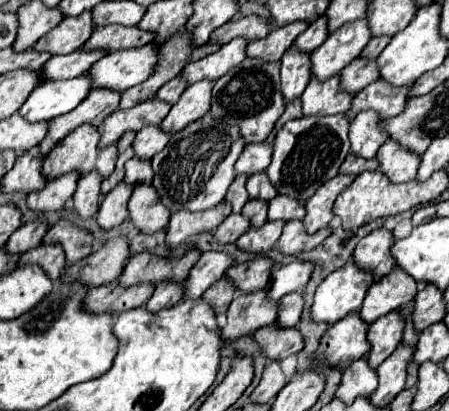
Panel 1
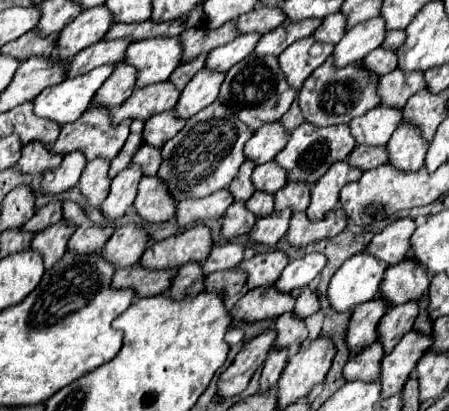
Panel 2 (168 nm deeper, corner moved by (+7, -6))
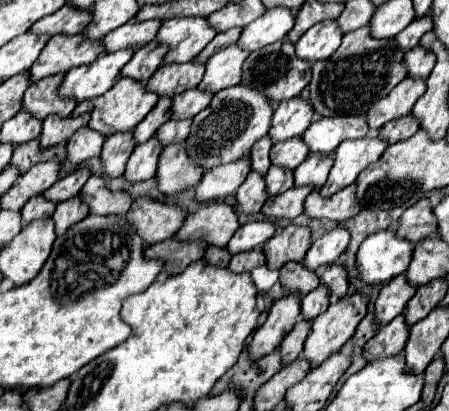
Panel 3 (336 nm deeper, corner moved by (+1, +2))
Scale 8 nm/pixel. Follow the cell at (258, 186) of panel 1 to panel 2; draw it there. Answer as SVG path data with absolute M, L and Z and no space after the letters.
M273 160L259 164L253 170L253 184L255 190L265 190L269 194L275 194L285 186L285 168L277 168Z

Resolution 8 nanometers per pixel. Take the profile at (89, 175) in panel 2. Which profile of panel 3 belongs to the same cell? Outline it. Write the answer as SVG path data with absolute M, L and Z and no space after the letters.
M133 132L107 136L103 150L101 150L101 166L109 178L119 178L125 172L125 164L135 148L135 142L131 140Z

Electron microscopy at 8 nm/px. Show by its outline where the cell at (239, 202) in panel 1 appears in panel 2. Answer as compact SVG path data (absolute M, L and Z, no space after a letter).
M245 160L243 166L239 168L239 174L235 176L235 180L231 182L229 190L233 192L233 198L235 200L249 200L255 192L253 188L253 182L251 182L251 172L255 168L255 162L253 160Z

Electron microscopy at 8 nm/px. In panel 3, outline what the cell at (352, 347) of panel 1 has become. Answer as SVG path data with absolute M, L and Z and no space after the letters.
M399 274L395 280L387 282L377 300L375 300L375 322L379 326L387 324L391 318L399 316L405 310L405 304L409 302L409 298L415 294L415 286L407 284L405 276Z

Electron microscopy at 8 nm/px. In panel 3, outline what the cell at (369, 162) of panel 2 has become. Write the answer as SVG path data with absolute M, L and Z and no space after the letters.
M409 114L409 116L403 116L403 120L393 120L385 124L379 130L379 138L385 140L387 144L397 144L401 140L411 138L417 130L419 130L419 124L415 124L415 120L411 120L411 114Z

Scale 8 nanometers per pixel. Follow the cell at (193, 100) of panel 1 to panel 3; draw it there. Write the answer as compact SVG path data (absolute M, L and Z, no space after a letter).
M237 44L227 46L213 54L205 64L205 74L201 84L197 86L203 92L219 92L223 88L239 84L241 76L241 64L249 56L249 52L243 52Z

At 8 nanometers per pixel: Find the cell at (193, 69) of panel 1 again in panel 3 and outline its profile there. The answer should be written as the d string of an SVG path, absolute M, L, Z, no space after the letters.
M271 8L259 20L243 28L237 46L247 52L253 52L257 48L263 48L271 42L285 38L285 34L293 28L293 24L295 24L295 16L291 16L287 8Z

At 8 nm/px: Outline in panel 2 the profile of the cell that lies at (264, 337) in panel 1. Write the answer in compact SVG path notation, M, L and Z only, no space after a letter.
M293 312L279 316L275 320L273 330L277 332L277 340L275 340L277 346L291 348L291 346L297 346L297 344L307 340L307 326L305 326L305 322L301 318L293 316Z

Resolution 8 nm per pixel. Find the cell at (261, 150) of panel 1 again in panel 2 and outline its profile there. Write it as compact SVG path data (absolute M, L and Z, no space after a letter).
M277 120L277 122L269 122L265 126L261 126L255 136L247 142L245 146L245 156L249 160L253 160L255 164L265 164L269 160L273 160L277 156L277 152L281 152L281 148L285 148L289 140L289 132L285 130L285 126Z

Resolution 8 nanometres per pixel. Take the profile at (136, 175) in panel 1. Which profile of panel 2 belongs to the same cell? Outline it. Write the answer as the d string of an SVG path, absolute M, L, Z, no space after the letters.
M143 144L137 154L133 156L133 164L141 164L145 176L155 176L157 168L161 164L161 148L153 148L149 144Z

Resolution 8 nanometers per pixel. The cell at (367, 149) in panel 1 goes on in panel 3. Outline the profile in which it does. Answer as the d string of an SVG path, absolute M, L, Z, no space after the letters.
M405 78L401 80L393 92L389 92L383 100L371 106L367 112L367 124L371 130L379 130L383 124L403 118L411 112L413 104L423 96L425 92L425 82L423 80L411 80Z

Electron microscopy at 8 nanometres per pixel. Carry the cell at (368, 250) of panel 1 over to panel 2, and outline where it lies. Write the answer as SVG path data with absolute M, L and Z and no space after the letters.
M401 218L389 224L381 234L377 234L373 242L367 246L367 252L393 266L409 254L409 236L413 232L415 232L415 220Z

